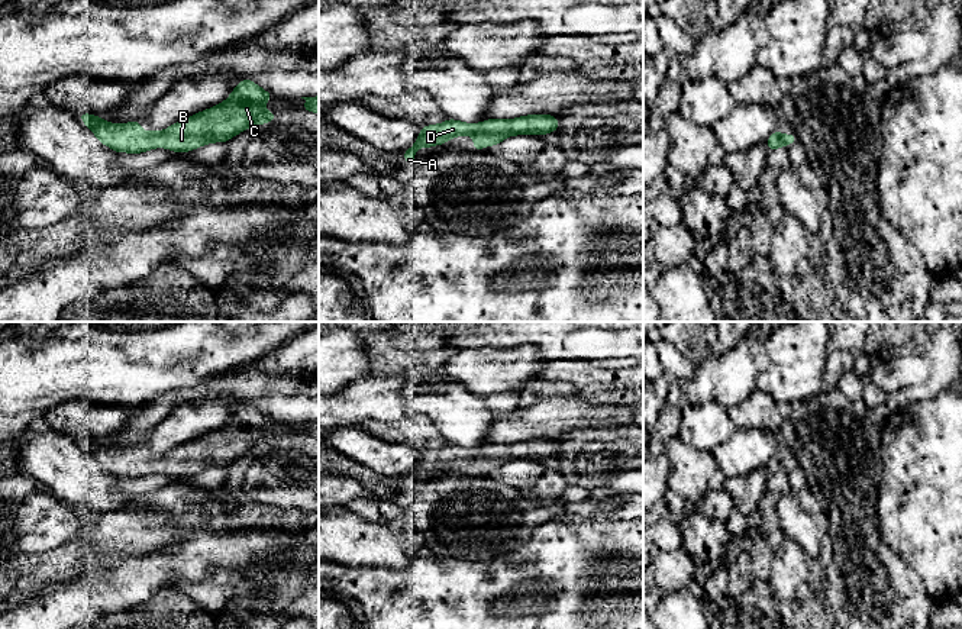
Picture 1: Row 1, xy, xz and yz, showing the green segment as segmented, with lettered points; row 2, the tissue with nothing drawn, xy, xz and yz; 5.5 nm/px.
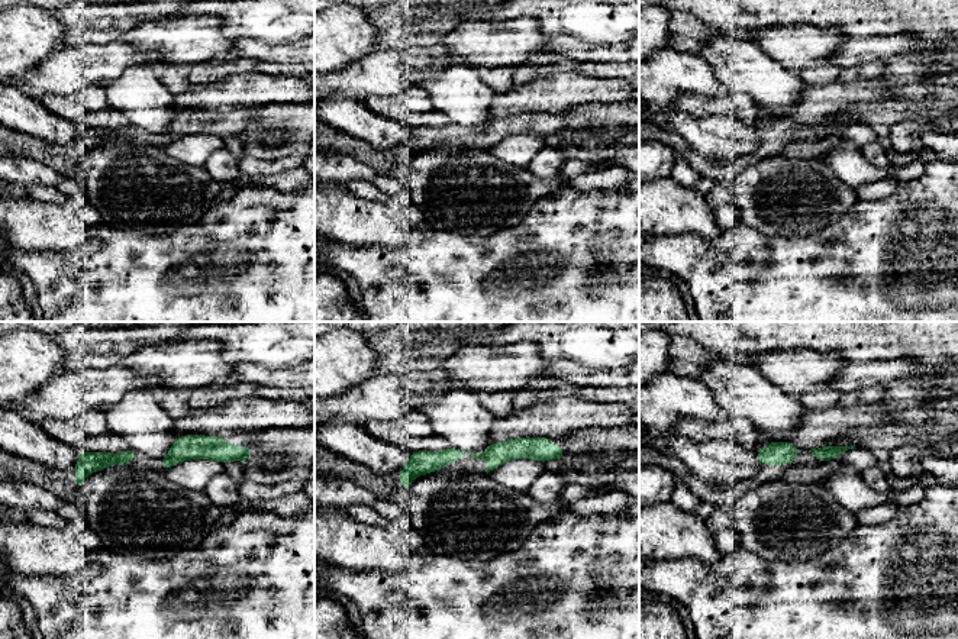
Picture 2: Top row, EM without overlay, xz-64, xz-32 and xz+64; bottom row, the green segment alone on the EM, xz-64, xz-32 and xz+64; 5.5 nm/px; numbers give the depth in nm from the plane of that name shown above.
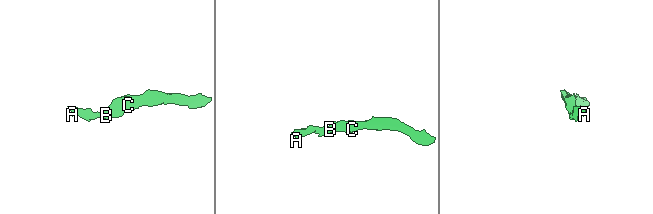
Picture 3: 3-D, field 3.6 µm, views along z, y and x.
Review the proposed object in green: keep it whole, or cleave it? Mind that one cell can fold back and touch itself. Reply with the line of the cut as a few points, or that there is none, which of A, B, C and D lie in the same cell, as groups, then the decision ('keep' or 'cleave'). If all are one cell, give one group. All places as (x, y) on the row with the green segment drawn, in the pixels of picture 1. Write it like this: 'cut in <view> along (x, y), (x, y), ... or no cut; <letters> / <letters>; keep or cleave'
no cut; A B C D; keep

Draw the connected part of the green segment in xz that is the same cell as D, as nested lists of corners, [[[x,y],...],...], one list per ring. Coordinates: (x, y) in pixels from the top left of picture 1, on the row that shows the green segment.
[[[529,114],[516,119],[487,119],[481,123],[464,123],[455,119],[448,119],[439,125],[427,125],[420,129],[420,133],[411,148],[404,149],[404,164],[414,162],[414,151],[442,145],[455,136],[471,135],[474,151],[481,151],[484,146],[495,146],[501,141],[514,135],[545,135],[558,132],[558,117],[552,114]]]

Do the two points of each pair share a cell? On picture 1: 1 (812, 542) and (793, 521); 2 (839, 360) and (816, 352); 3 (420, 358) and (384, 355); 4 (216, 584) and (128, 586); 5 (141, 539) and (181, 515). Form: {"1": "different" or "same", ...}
{"1": "same", "2": "different", "3": "same", "4": "different", "5": "same"}

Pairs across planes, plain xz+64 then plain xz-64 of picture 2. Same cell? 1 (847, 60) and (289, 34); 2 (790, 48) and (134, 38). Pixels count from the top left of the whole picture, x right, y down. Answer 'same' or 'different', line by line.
1: different
2: same

